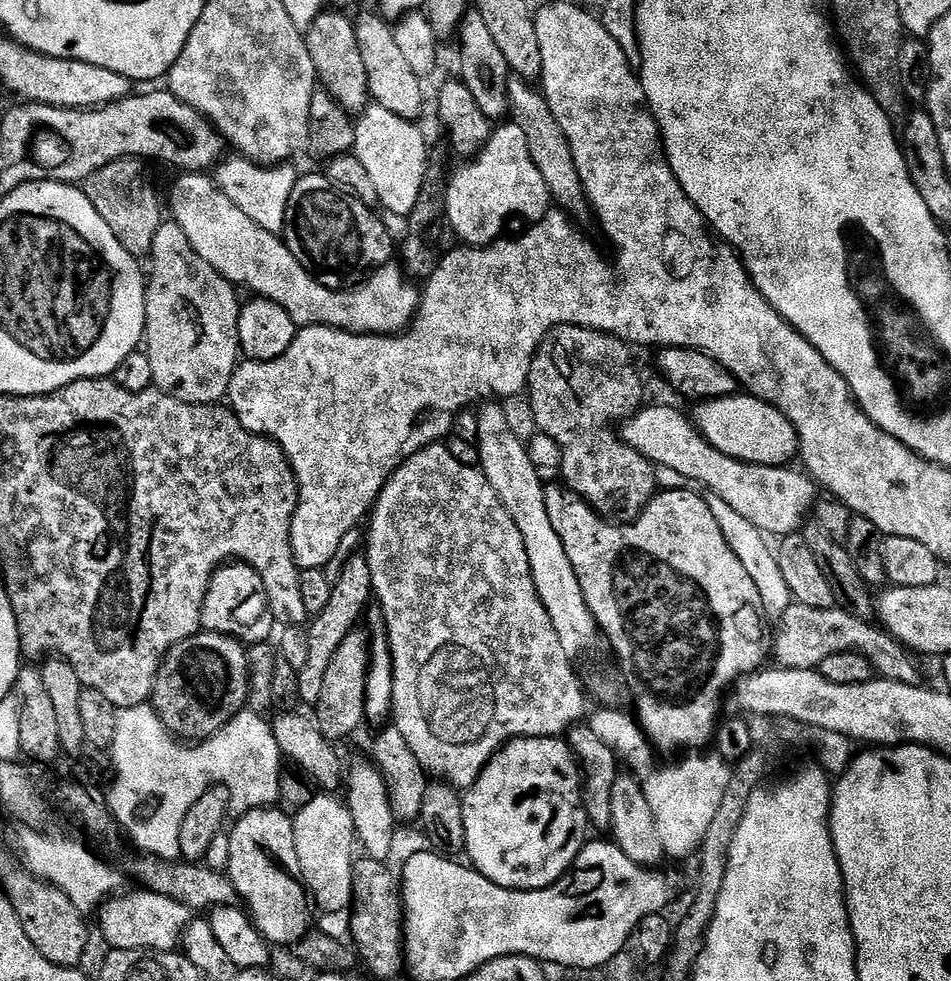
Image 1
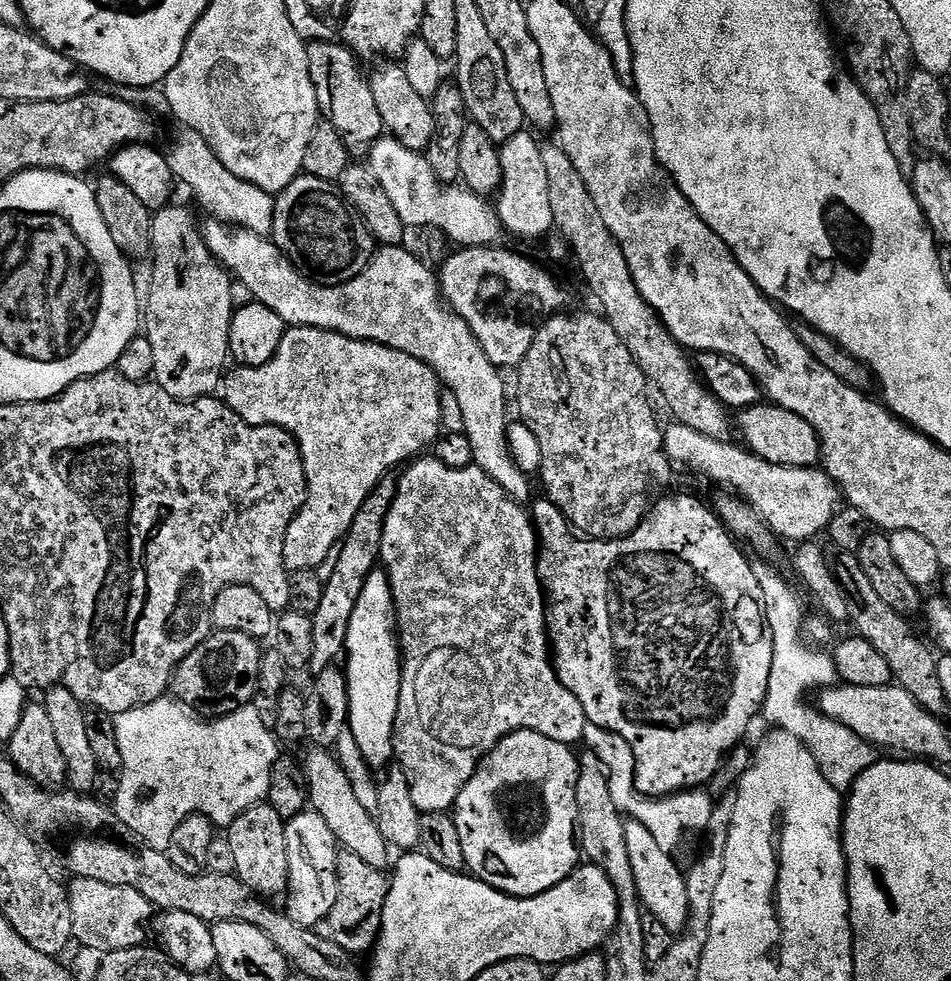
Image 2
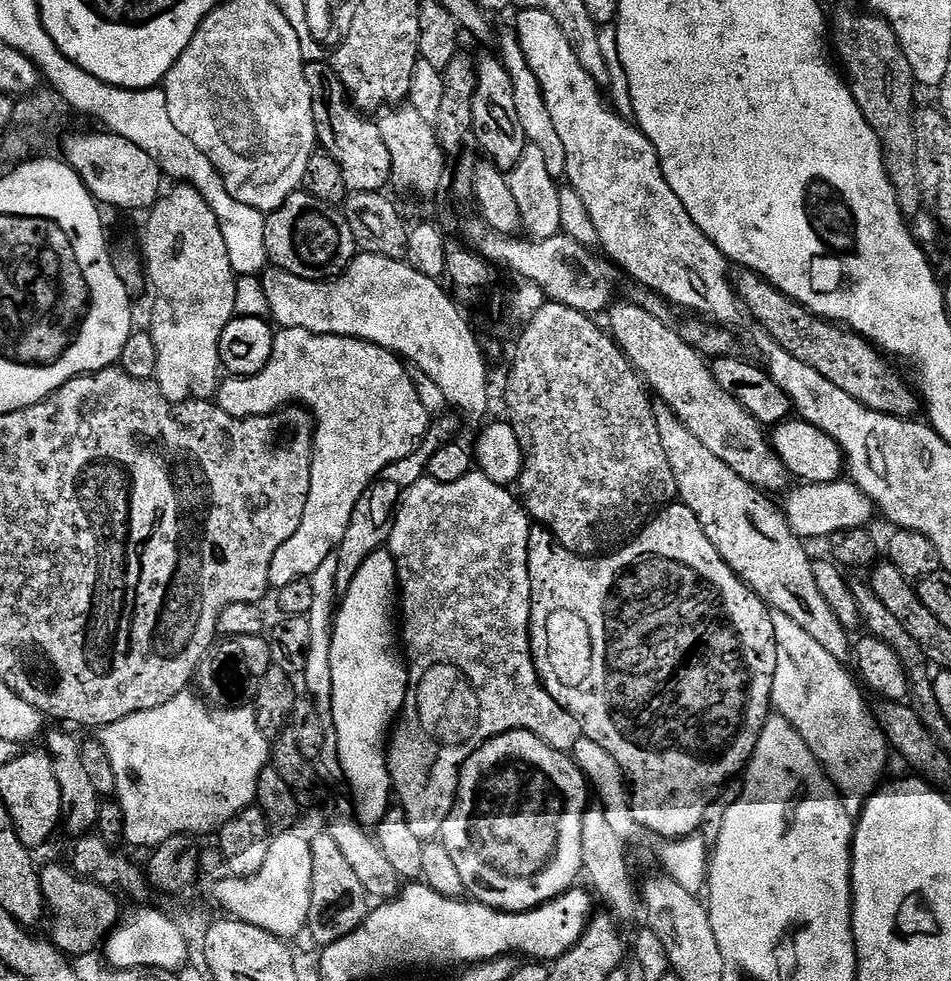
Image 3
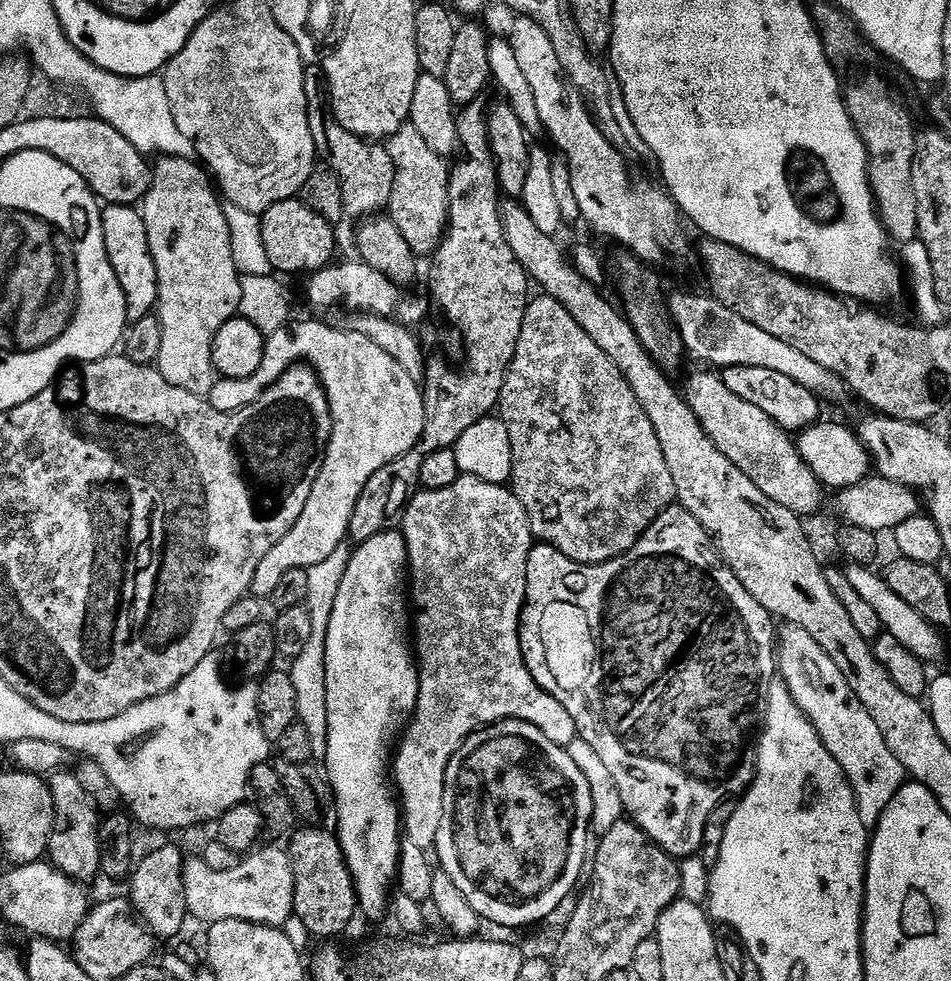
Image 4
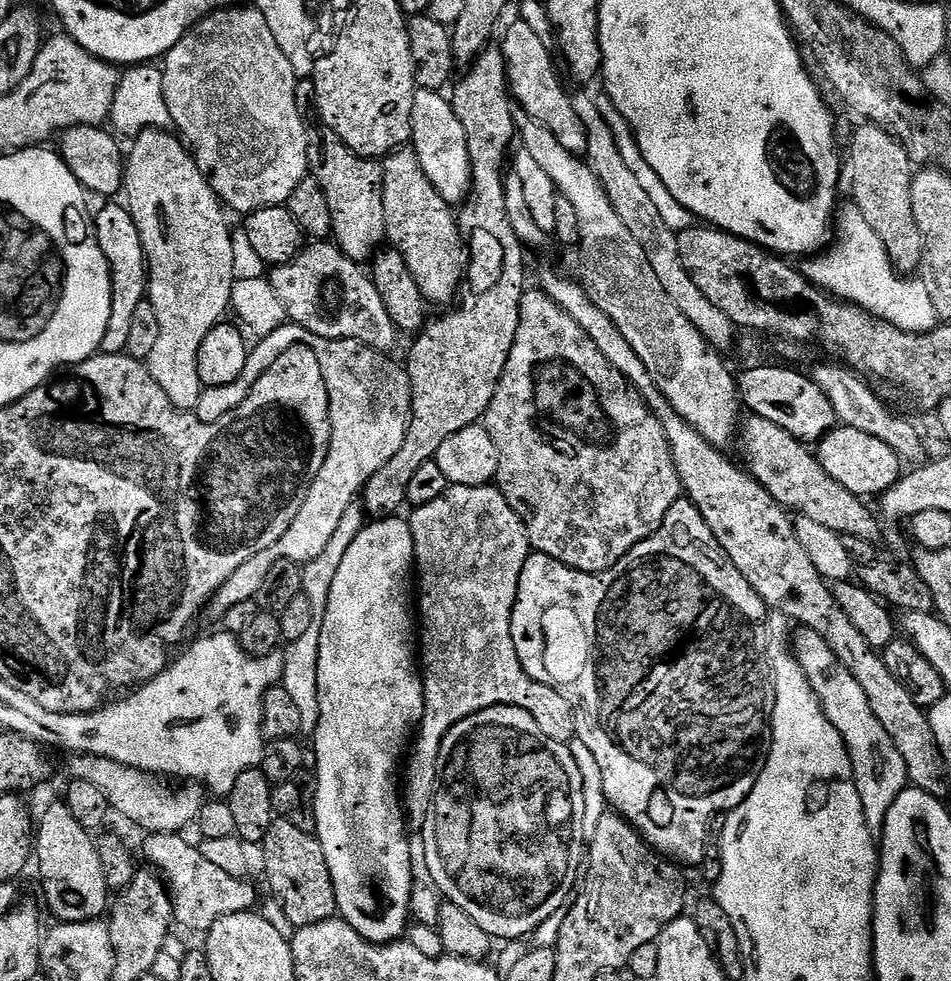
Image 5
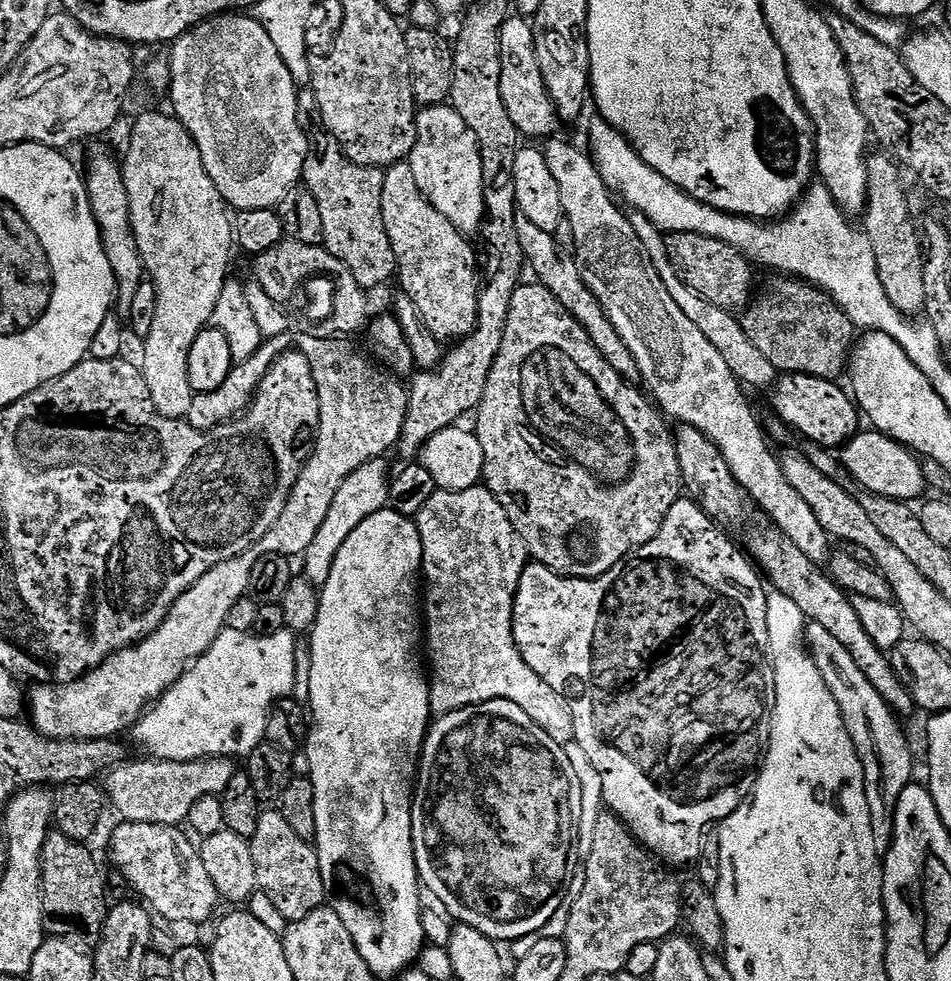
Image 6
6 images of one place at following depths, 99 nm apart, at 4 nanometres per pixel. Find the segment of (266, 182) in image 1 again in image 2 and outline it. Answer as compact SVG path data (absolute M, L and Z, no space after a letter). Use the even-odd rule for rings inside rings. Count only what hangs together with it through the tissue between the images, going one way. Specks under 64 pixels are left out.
M181 127L180 137L176 140L176 145L172 148L172 153L167 153L170 170L173 171L175 179L185 184L194 195L200 199L200 204L206 211L222 224L245 228L248 232L253 232L259 236L271 237L274 226L274 210L276 201L273 193L262 190L226 170L222 162L210 150L210 146L192 128Z

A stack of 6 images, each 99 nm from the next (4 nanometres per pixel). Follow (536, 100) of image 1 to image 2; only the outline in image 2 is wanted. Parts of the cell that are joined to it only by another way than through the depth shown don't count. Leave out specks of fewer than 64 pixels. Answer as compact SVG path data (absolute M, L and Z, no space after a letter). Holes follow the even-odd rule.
M545 143L540 149L542 163L546 165L546 179L550 189L550 207L554 209L555 231L567 241L571 255L580 263L580 272L588 283L588 288L600 299L602 315L608 320L622 338L626 350L638 362L653 389L660 391L666 407L672 411L671 419L677 424L690 426L690 430L698 430L698 434L706 434L706 438L715 440L729 439L734 432L734 424L730 419L729 409L715 394L708 391L704 381L700 379L689 353L666 330L660 321L660 315L642 298L634 278L630 274L630 266L626 255L622 252L618 238L606 226L602 218L602 210L590 196L586 182L582 182L582 174L566 158L559 143Z

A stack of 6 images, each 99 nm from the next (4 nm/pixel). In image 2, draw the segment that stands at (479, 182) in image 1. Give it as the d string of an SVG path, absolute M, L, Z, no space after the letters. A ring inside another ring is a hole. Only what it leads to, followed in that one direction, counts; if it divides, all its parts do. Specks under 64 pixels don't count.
M531 131L519 132L514 138L510 138L500 148L500 161L502 162L502 179L498 189L498 199L494 209L504 224L505 233L521 236L524 240L536 240L539 236L547 237L555 229L554 209L550 207L550 189L546 179L546 165L542 163L541 141L536 141Z

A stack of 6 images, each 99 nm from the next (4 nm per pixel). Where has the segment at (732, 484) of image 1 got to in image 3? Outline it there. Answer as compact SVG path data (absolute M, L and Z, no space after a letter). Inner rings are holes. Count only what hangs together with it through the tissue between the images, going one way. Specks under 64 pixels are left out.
M841 478L822 482L821 484L801 483L788 497L782 500L782 511L788 517L788 525L796 531L797 536L824 536L830 538L838 530L863 528L871 525L874 505L872 499L852 483L851 479Z

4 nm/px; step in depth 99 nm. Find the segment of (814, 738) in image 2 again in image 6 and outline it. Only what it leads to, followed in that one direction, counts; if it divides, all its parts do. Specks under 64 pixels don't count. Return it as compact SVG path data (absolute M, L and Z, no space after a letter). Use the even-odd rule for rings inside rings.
M809 623L806 628L806 647L811 652L822 678L826 678L826 686L830 686L830 694L834 694L834 702L838 702L838 710L842 710L843 724L850 734L851 741L854 742L855 749L858 750L859 760L862 762L864 785L866 786L866 804L870 807L871 830L873 831L874 850L883 858L888 855L889 848L893 842L893 830L896 825L896 808L898 798L901 797L902 790L908 788L913 781L914 760L910 744L898 724L892 707L870 686L870 678L858 670L858 662L850 658L850 650L830 634L830 630L818 624Z

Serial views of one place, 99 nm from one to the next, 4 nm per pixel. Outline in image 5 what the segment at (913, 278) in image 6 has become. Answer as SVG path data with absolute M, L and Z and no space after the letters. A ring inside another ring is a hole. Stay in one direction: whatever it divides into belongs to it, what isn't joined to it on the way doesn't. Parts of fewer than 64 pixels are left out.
M867 122L846 144L846 176L852 179L851 199L862 210L862 218L870 222L874 234L882 238L886 254L890 254L892 265L901 274L912 274L922 262L922 234L918 222L914 222L914 206L910 202L910 190L914 165L904 147L890 133L876 124Z

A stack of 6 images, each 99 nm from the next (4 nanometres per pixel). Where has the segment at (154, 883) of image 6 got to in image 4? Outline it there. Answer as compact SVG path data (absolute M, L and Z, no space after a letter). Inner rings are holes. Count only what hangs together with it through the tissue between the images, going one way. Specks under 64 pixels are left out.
M283 847L262 848L245 855L234 870L210 870L202 858L189 859L184 865L189 913L205 920L208 926L223 920L245 920L251 924L283 929L284 923L294 914L292 858Z

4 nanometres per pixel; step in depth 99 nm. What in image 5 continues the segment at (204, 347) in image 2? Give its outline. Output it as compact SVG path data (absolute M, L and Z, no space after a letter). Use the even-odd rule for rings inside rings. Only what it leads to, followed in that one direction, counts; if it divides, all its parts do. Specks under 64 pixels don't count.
M148 128L134 138L132 149L126 152L126 173L123 195L128 195L126 207L133 216L147 260L147 297L158 314L159 337L147 358L148 373L166 390L175 408L191 412L198 406L202 385L198 378L198 349L206 334L229 315L234 278L233 229L224 217L225 205L210 182L198 170L196 157L179 135L163 128Z

